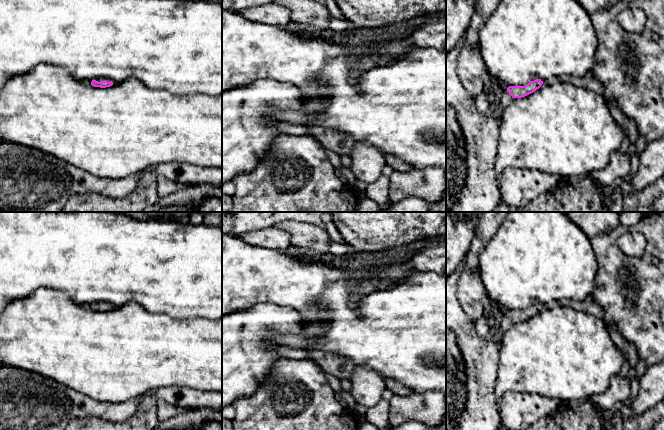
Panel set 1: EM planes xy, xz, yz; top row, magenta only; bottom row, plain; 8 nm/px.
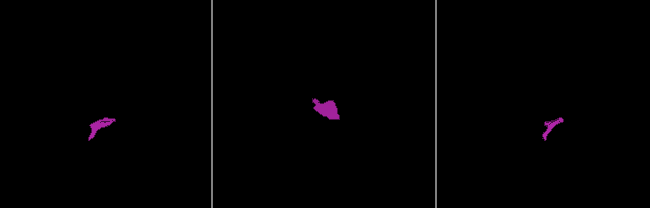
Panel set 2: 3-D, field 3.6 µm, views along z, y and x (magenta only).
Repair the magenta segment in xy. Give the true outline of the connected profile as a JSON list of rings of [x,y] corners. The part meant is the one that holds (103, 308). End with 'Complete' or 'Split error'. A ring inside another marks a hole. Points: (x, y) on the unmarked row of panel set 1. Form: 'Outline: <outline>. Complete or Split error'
Outline: [[[104,301],[94,302],[93,304],[86,305],[86,307],[91,308],[94,311],[100,311],[100,312],[110,311],[113,308],[115,308],[111,304]]]. Split error

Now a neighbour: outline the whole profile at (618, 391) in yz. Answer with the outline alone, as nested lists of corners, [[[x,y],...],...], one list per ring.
[[[614,375],[608,389],[603,394],[590,397],[592,403],[600,410],[600,418],[611,411],[617,403],[624,402],[630,395],[630,381],[625,377]]]

